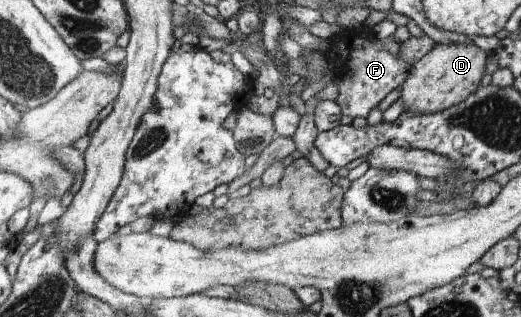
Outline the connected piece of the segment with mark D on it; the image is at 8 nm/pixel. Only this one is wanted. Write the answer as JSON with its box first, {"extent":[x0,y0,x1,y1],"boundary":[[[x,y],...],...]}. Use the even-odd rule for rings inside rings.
{"extent":[400,40,489,114],"boundary":[[[479,40],[459,45],[437,43],[431,52],[412,65],[408,79],[402,84],[400,97],[404,110],[413,110],[416,114],[435,114],[465,102],[481,87],[479,84],[486,75],[489,55],[489,49]]]}

